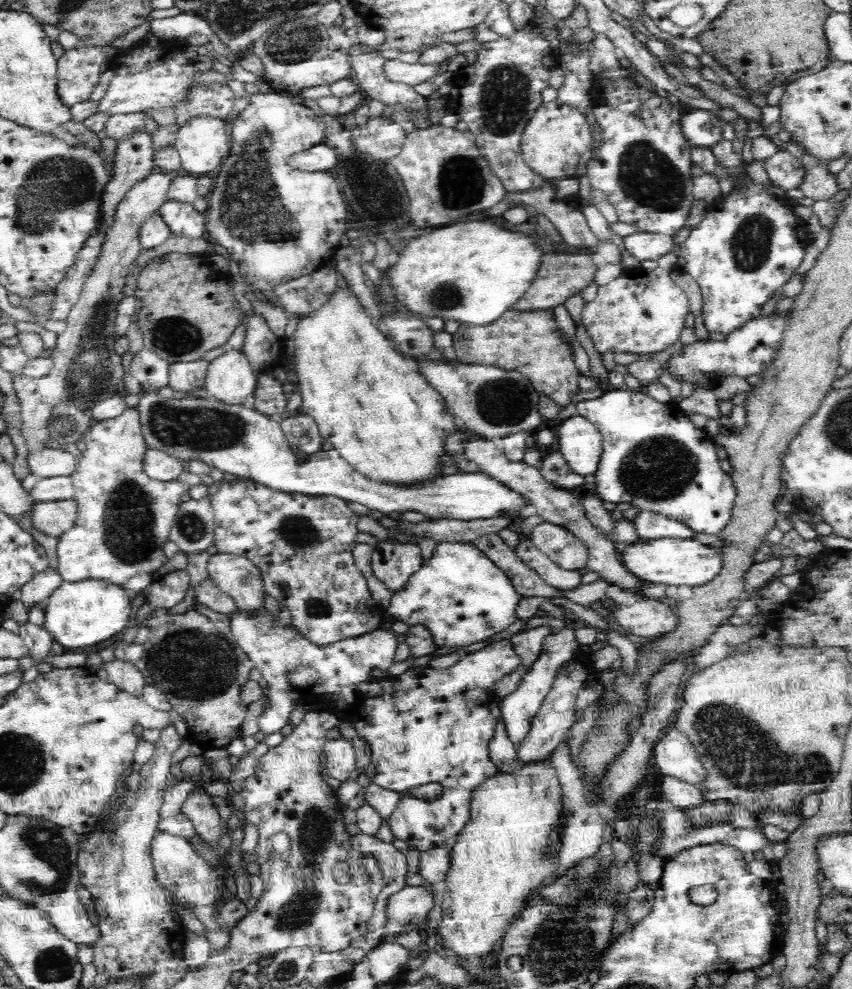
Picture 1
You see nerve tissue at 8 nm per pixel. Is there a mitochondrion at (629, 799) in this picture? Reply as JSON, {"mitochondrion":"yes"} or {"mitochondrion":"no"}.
{"mitochondrion":"no"}

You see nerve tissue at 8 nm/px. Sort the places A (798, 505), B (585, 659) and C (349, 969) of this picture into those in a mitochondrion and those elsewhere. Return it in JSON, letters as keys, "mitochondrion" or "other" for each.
{"A":"other","B":"other","C":"other"}

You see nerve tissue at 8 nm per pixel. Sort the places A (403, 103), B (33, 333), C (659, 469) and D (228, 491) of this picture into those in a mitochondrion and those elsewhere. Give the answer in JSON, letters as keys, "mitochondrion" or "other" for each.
{"A":"other","B":"other","C":"mitochondrion","D":"other"}

